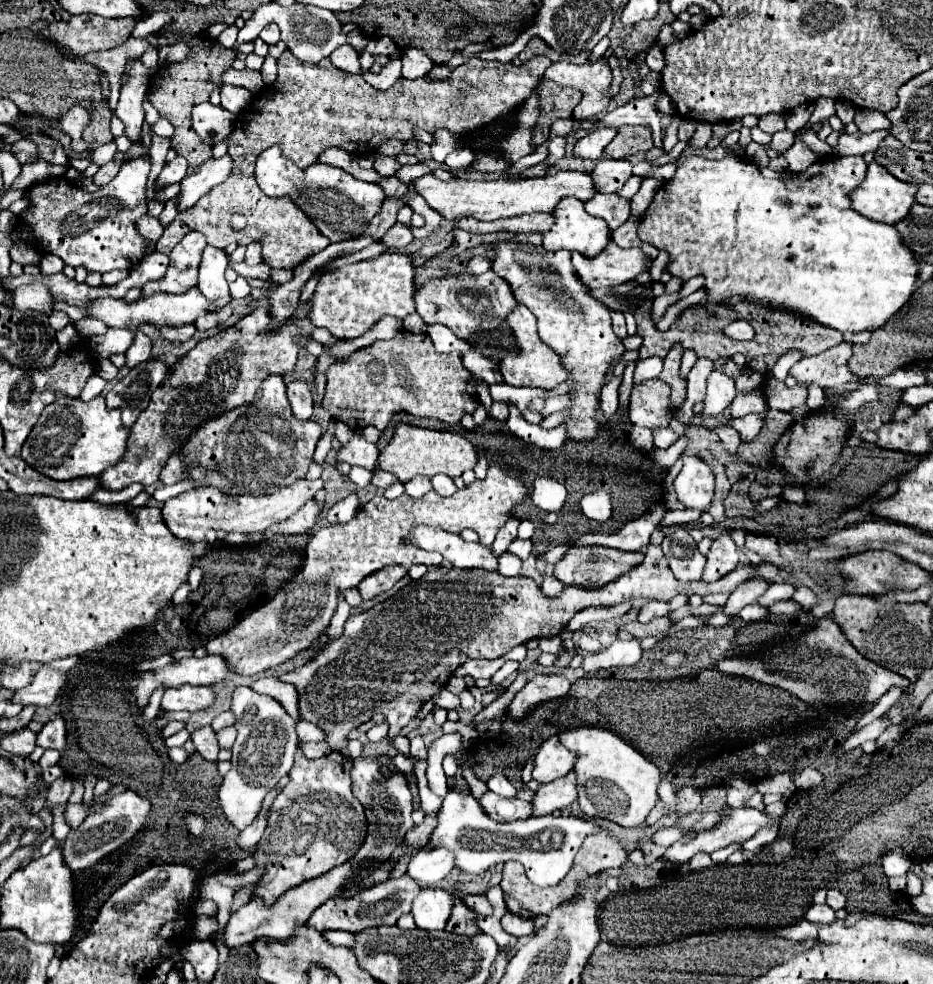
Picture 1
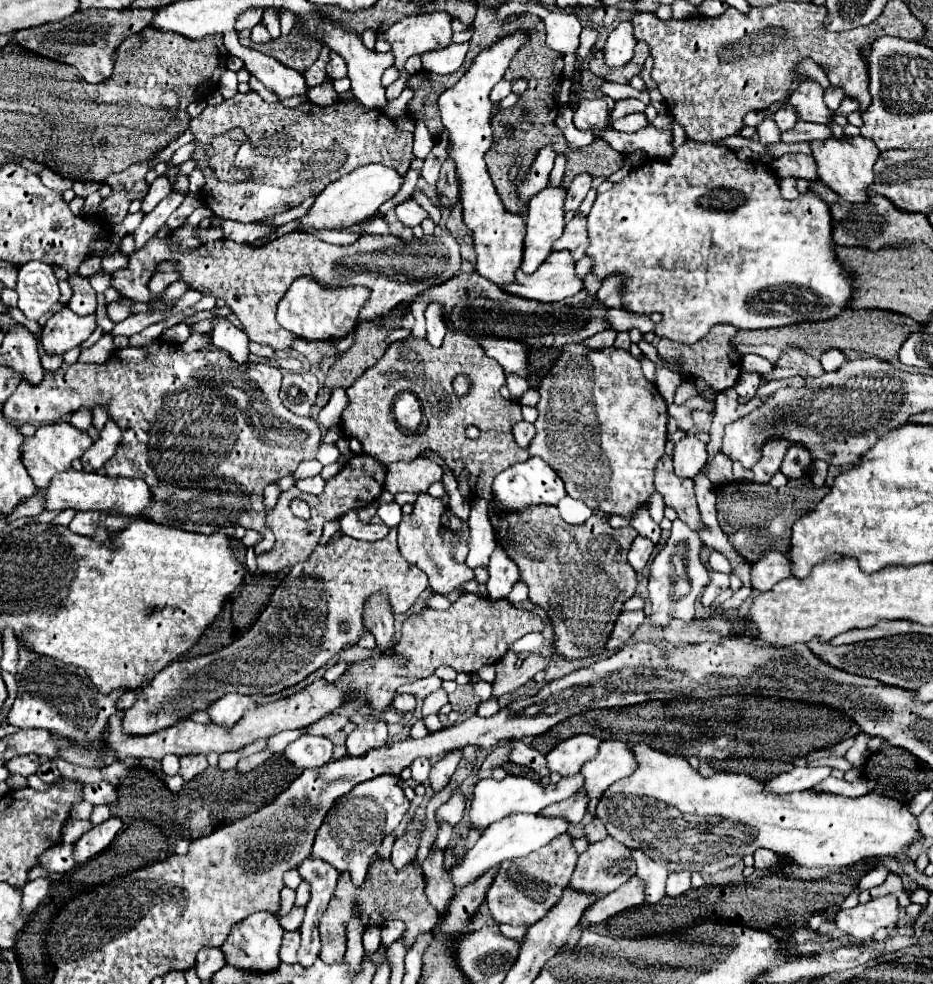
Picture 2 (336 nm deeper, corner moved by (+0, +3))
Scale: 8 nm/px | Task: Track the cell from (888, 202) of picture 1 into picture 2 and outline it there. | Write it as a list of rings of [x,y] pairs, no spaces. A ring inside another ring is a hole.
[[[858,135],[858,137],[848,137],[846,141],[838,141],[838,139],[828,139],[826,143],[814,141],[812,155],[818,165],[818,175],[826,187],[836,191],[842,199],[850,203],[862,203],[862,199],[866,199],[870,185],[874,183],[874,163],[878,161],[880,155],[872,139]]]

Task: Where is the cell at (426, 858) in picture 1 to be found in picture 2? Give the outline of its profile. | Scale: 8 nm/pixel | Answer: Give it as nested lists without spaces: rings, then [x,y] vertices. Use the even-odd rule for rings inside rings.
[[[576,773],[572,777],[564,777],[560,779],[556,785],[548,785],[542,787],[540,783],[528,779],[528,777],[520,777],[520,775],[506,775],[504,779],[482,779],[476,783],[474,787],[474,795],[470,801],[470,813],[468,813],[468,827],[470,829],[486,829],[490,827],[490,823],[504,819],[506,815],[512,813],[540,813],[544,807],[564,801],[568,797],[572,797],[574,793],[578,793],[582,789],[582,775]]]

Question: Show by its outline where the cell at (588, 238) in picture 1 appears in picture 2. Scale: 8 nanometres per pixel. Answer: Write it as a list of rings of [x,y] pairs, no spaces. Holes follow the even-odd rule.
[[[546,187],[530,199],[522,261],[524,273],[534,273],[550,257],[554,241],[562,235],[566,225],[562,211],[564,199],[566,191],[562,187]]]

